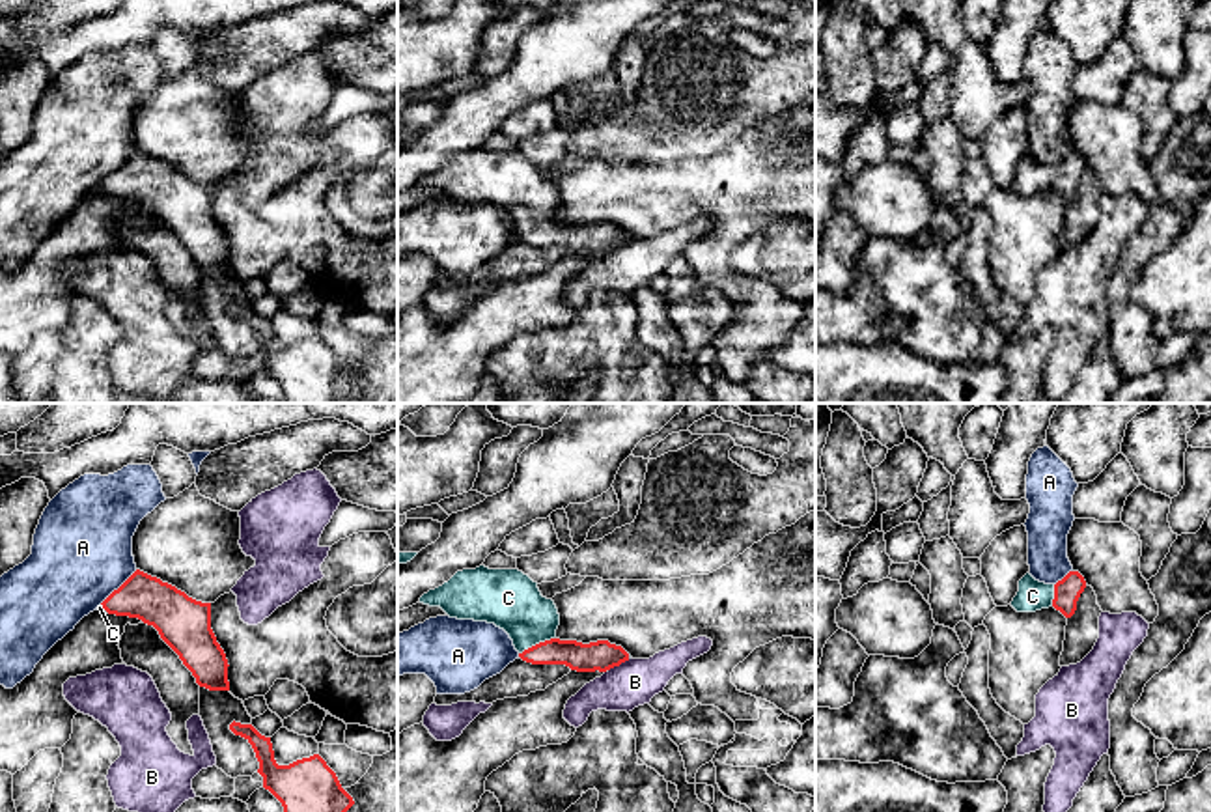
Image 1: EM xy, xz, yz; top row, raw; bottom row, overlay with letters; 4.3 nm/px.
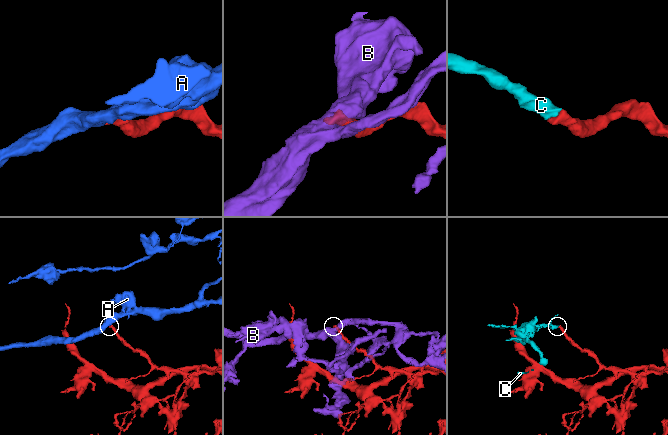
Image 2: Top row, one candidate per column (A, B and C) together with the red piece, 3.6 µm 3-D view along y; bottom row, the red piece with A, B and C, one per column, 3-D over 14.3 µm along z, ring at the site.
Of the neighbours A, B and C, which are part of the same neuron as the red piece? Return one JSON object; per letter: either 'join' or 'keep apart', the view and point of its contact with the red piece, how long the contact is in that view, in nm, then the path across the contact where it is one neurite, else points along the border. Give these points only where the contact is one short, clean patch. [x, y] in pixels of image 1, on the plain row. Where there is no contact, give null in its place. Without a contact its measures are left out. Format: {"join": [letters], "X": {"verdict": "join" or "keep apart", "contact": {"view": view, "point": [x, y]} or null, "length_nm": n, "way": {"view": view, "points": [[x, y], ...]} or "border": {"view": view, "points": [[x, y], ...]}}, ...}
{"join": ["C"], "A": {"verdict": "keep apart", "contact": {"view": "xy", "point": [120, 168]}, "length_nm": 220, "border": {"view": "xy", "points": [[137, 152], [99, 185]]}}, "B": {"verdict": "keep apart", "contact": {"view": "xz", "point": [618, 247]}, "length_nm": 110}, "C": {"verdict": "join", "contact": {"view": "xz", "point": [536, 226]}, "length_nm": 170, "way": {"view": "xz", "points": [[583, 239], [536, 226], [530, 202], [508, 180]]}}}

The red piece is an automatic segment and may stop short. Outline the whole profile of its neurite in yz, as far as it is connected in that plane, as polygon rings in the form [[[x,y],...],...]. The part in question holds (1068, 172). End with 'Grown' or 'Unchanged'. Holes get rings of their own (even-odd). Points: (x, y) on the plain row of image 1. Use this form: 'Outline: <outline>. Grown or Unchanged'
Outline: [[[1069,153],[1056,166],[1045,166],[1026,155],[1019,162],[1019,174],[1011,183],[1017,194],[1036,194],[1054,189],[1065,200],[1071,200],[1077,192],[1077,183],[1086,170],[1086,162],[1079,153]]]. Grown

